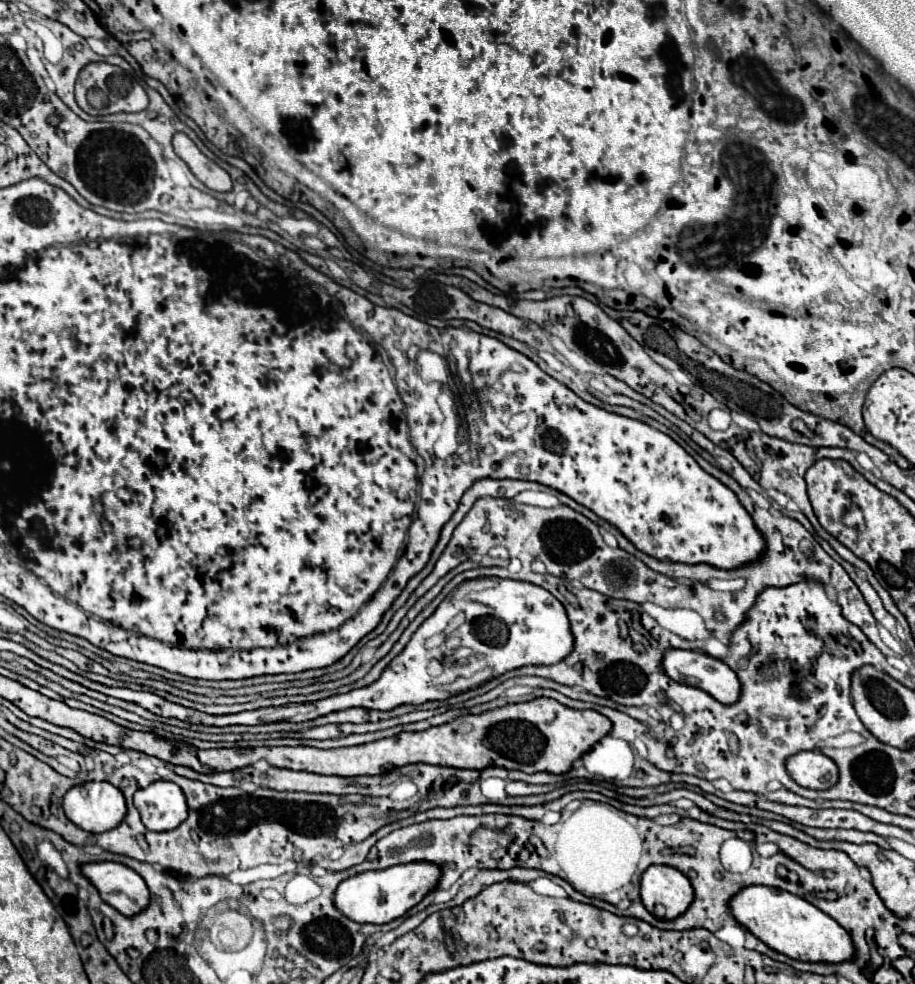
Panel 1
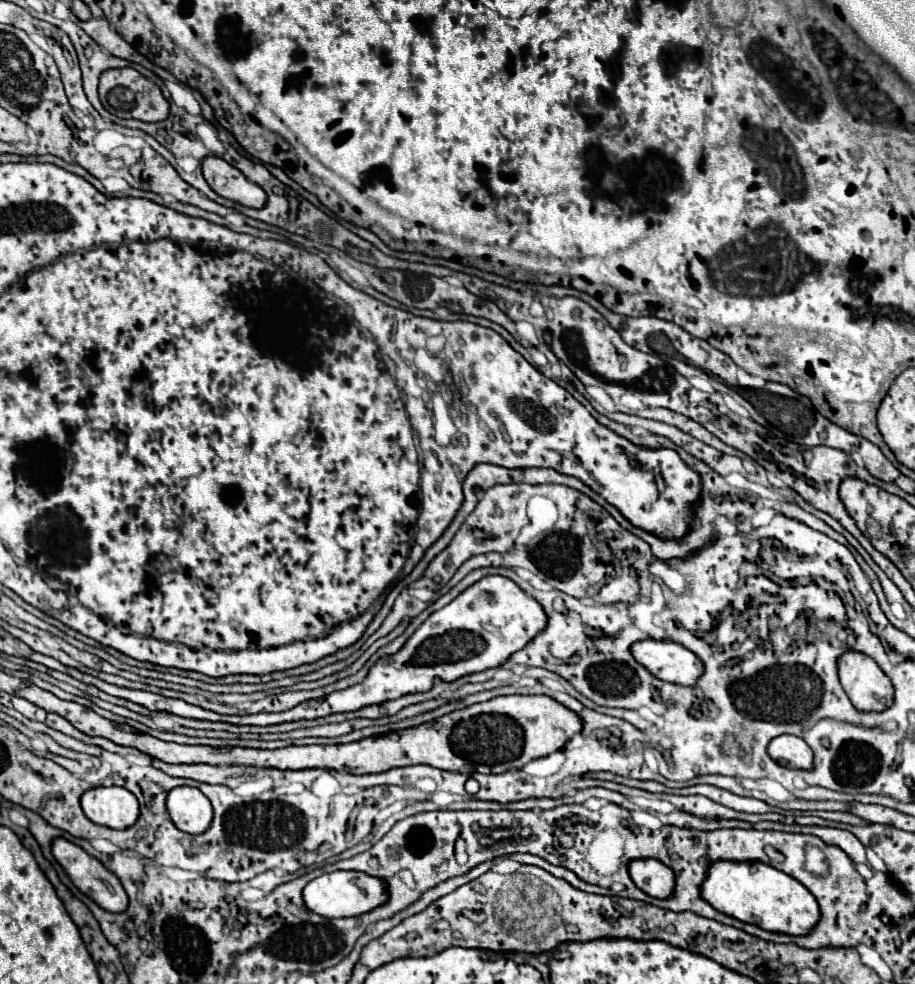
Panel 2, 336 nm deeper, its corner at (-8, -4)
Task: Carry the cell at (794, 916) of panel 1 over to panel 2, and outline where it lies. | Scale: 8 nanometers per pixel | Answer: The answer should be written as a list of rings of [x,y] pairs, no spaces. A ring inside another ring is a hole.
[[[720,859],[710,863],[706,877],[700,885],[700,897],[720,913],[774,933],[804,935],[820,921],[820,911],[814,895],[794,877],[760,861]]]

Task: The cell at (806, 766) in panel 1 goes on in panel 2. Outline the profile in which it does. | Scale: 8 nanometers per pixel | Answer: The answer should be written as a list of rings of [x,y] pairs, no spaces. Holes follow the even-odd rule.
[[[780,735],[768,743],[768,755],[786,767],[812,769],[812,749],[796,735]]]

